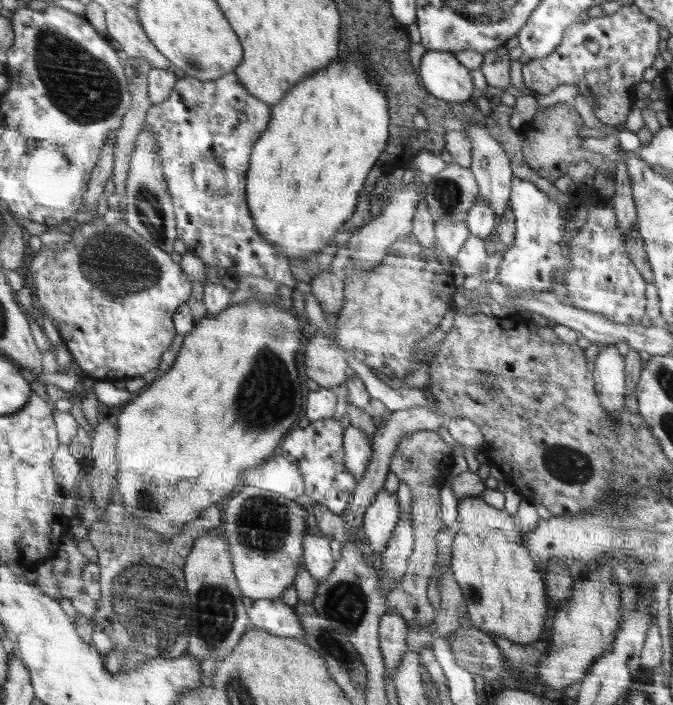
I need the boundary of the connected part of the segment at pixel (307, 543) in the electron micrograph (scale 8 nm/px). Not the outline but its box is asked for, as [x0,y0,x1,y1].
[303,529,335,583]

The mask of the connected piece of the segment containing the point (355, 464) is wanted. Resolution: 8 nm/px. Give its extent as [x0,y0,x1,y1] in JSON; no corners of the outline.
[343,426,371,484]

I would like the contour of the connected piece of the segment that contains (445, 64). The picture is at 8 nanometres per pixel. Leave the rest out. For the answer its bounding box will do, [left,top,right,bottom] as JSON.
[420,50,474,104]

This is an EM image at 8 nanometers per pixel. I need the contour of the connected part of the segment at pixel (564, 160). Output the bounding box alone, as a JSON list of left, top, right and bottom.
[522,103,598,183]

